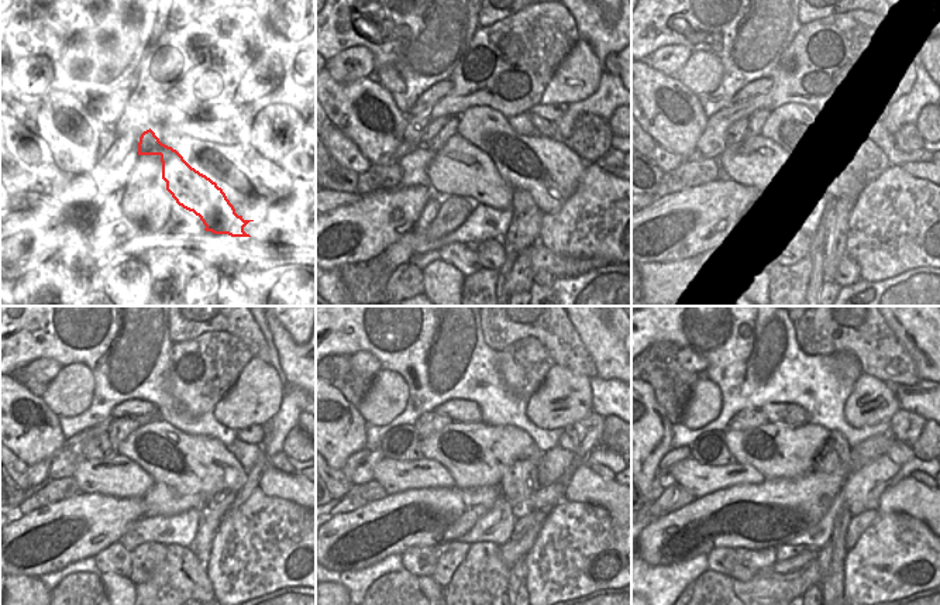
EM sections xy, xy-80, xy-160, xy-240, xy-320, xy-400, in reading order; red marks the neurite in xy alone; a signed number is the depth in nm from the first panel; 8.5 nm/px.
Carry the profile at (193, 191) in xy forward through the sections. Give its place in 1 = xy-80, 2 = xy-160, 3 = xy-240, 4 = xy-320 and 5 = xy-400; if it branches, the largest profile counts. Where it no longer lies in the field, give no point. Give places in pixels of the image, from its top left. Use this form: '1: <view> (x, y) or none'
1: xy-80 (460, 168)
2: xy-160 (758, 162)
3: xy-240 (120, 477)
4: xy-320 (395, 475)
5: xy-400 (698, 478)

